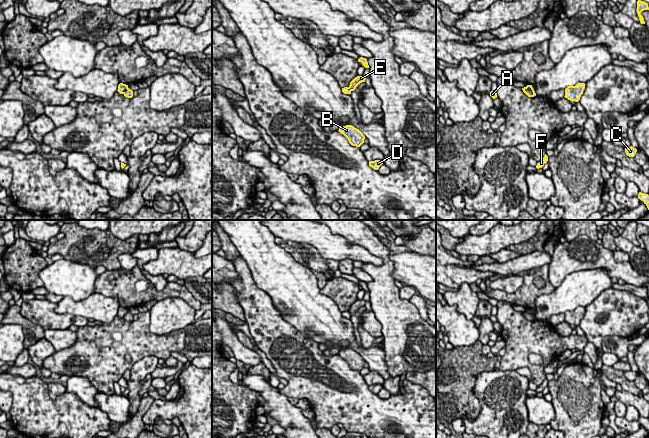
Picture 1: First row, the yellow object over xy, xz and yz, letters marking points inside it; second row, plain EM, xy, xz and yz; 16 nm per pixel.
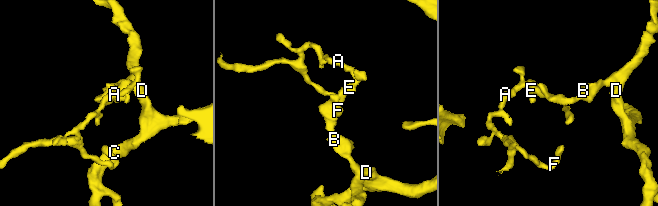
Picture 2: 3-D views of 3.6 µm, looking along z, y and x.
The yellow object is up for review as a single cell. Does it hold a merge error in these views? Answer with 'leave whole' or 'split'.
split

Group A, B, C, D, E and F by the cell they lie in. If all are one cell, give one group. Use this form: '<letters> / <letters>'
A E F / B C D

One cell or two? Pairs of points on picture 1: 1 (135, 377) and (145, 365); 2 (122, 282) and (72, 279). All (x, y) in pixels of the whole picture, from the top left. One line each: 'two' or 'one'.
1: one
2: two

